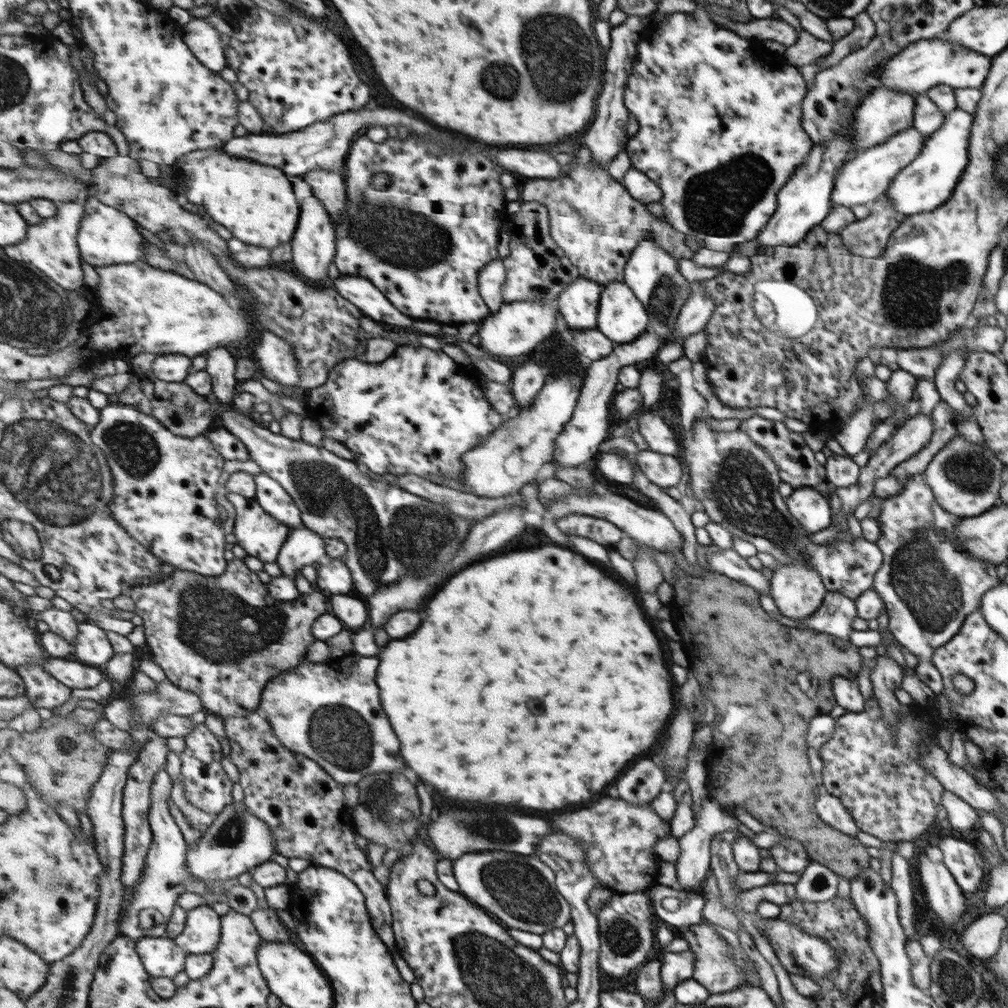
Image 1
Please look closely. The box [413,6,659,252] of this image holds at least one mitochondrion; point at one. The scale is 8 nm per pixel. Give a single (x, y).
(564, 66)

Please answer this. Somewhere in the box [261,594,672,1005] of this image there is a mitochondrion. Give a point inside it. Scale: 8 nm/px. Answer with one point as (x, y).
(515, 885)

